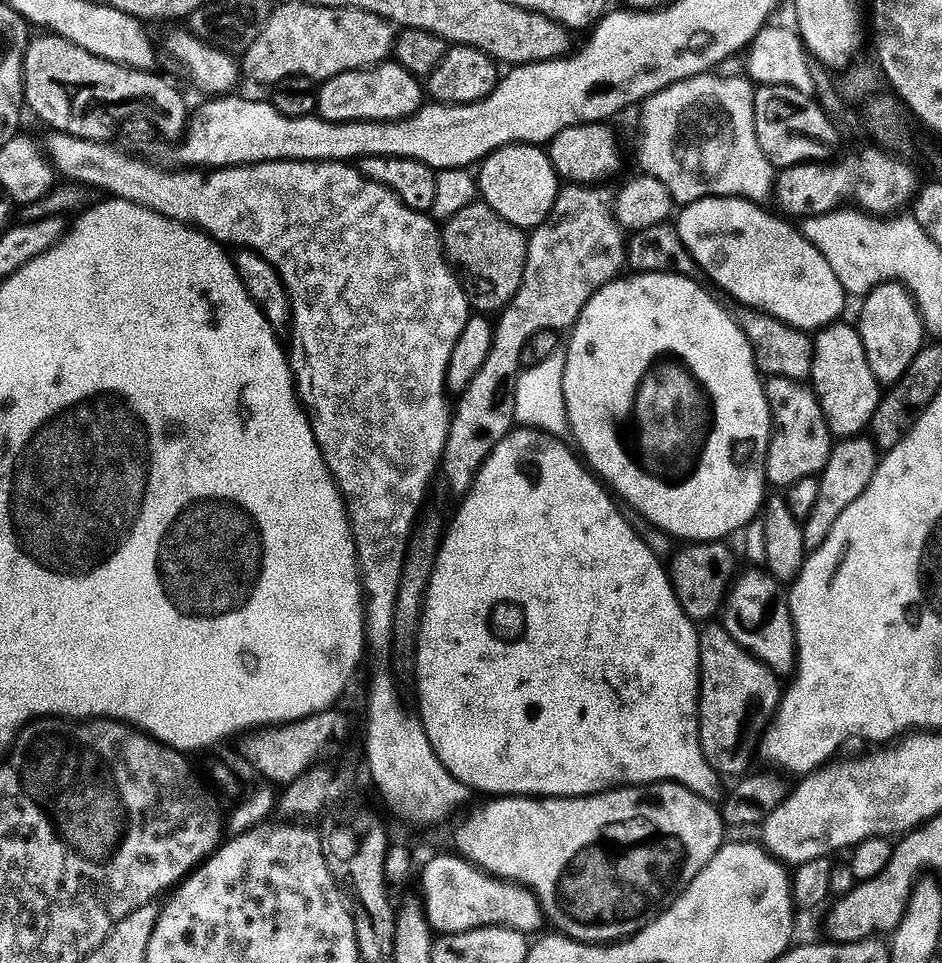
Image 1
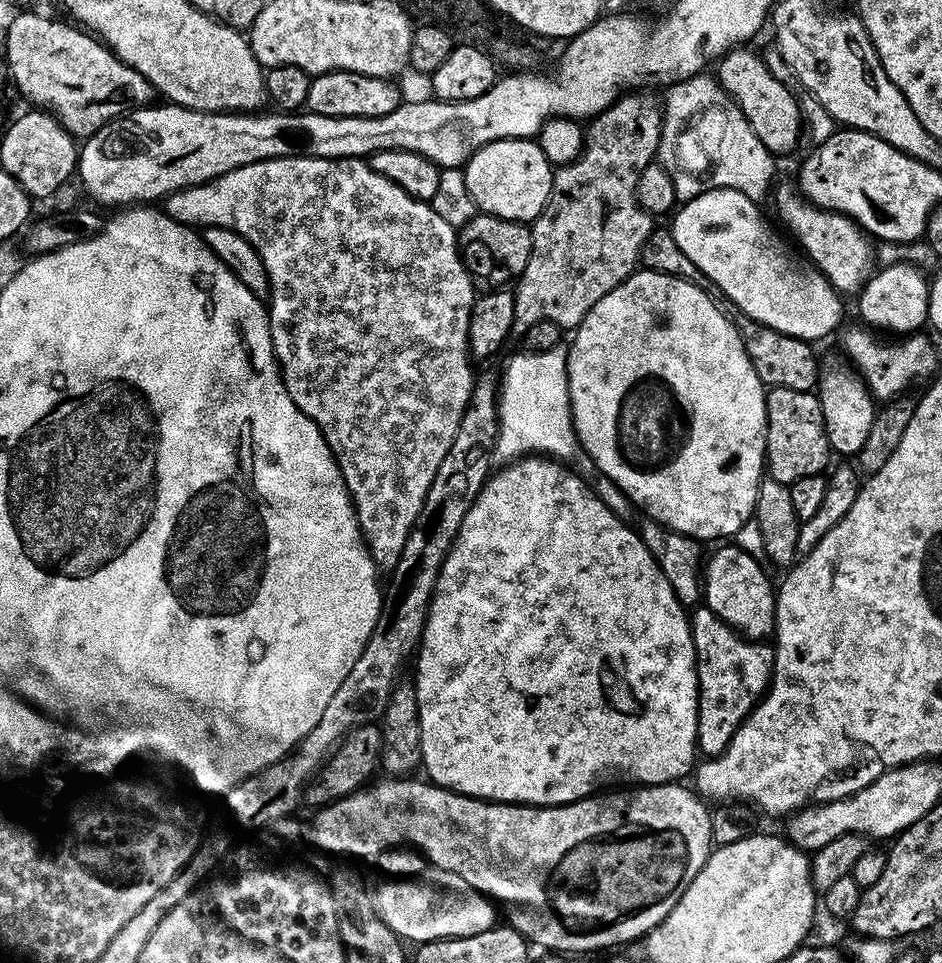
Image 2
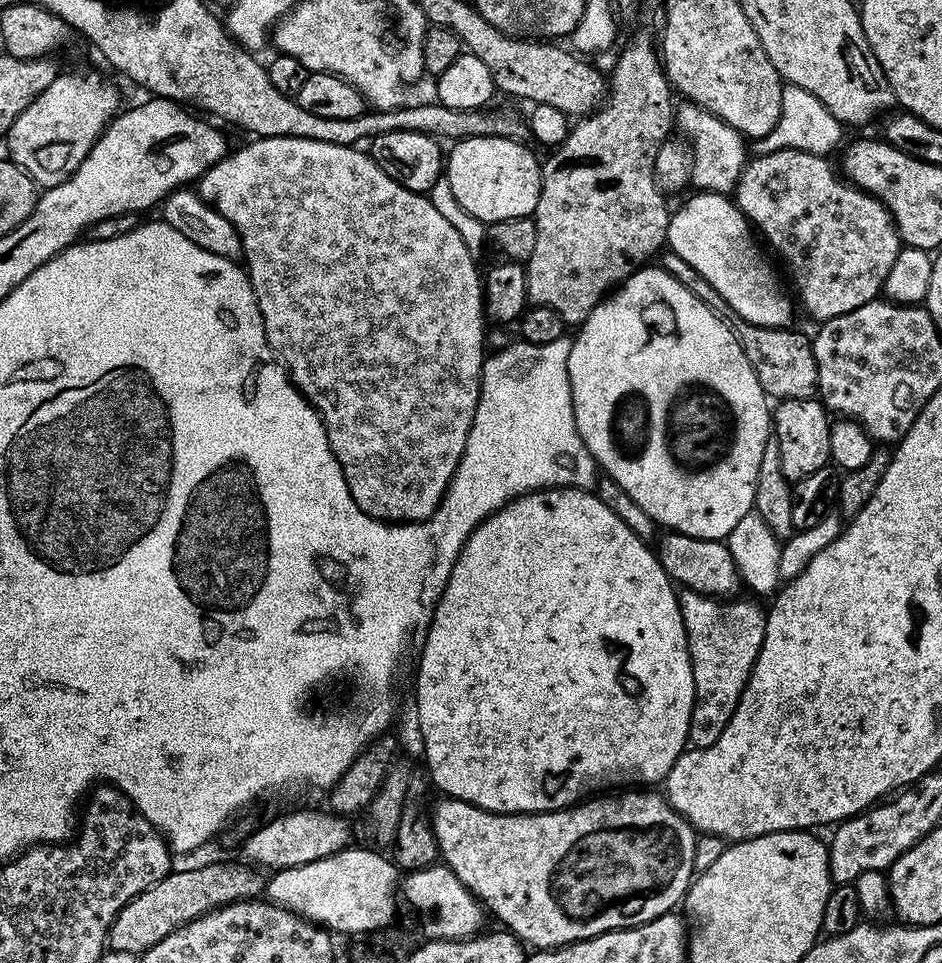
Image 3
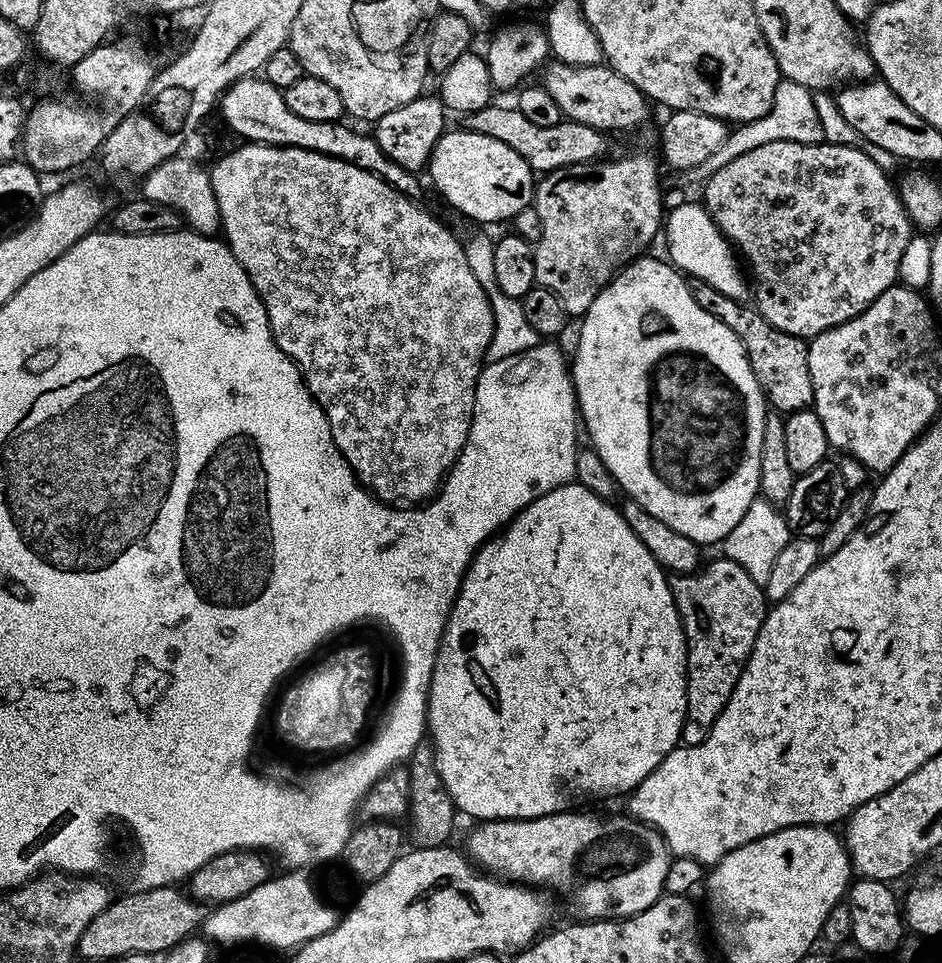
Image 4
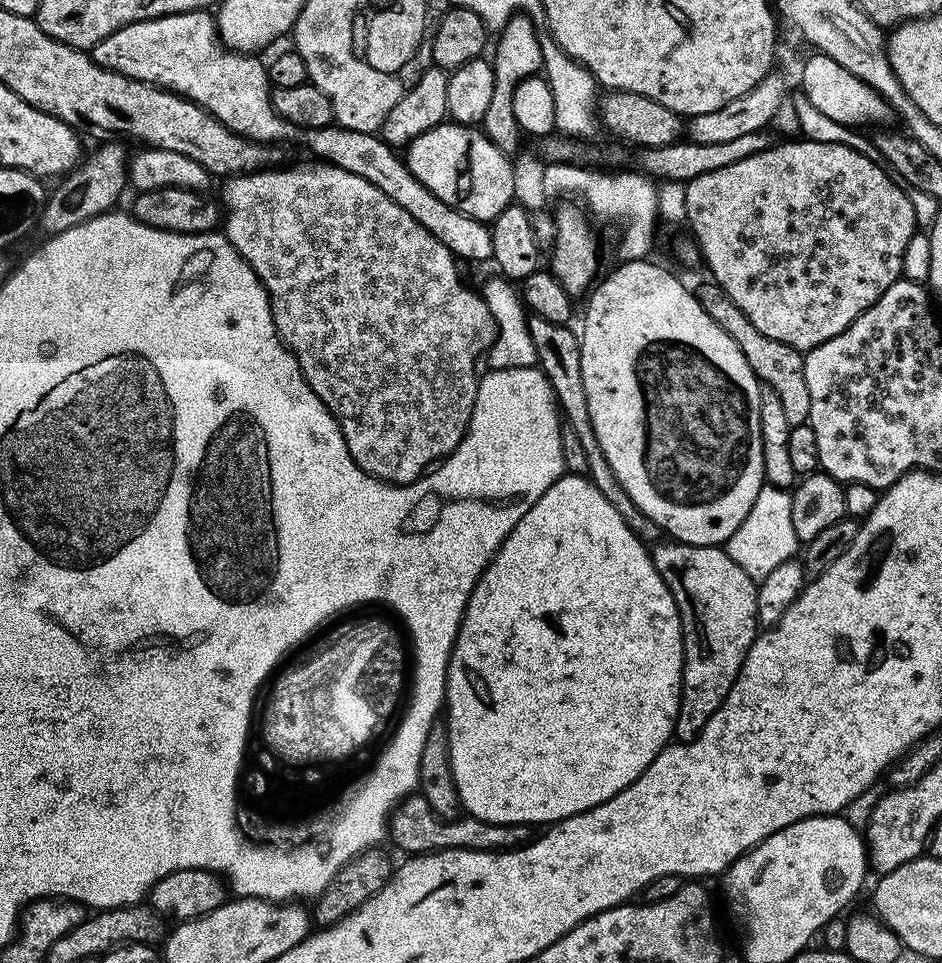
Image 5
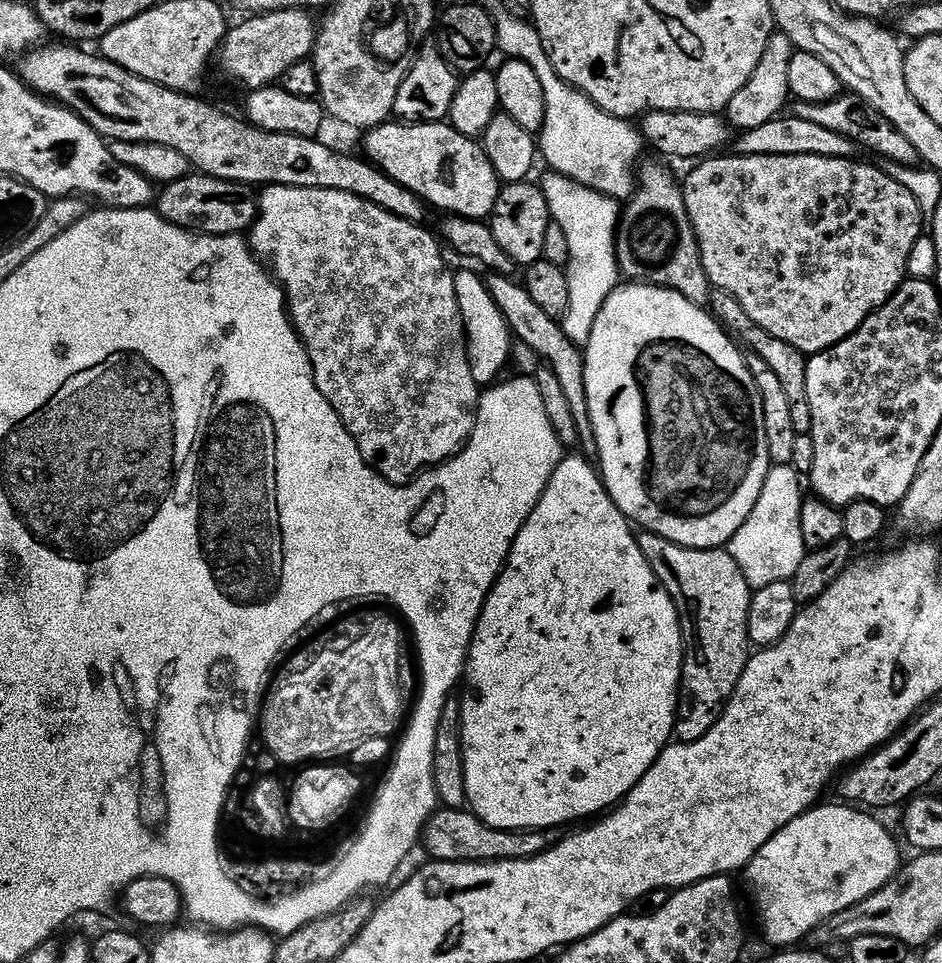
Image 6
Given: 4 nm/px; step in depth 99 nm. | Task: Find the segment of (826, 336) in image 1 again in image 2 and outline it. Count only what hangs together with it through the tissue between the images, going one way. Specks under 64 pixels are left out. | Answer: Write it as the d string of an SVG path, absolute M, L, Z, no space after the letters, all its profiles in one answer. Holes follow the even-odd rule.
M826 360L823 363L816 388L822 406L823 425L826 426L829 449L833 453L855 456L865 445L866 436L878 411L871 392L851 365L836 360Z

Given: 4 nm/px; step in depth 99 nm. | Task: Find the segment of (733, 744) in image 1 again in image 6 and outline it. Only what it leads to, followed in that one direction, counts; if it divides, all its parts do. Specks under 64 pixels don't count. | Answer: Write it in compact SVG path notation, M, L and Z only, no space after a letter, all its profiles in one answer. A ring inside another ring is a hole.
M645 531L637 535L636 541L642 550L642 558L650 562L650 570L654 570L658 582L662 582L662 586L670 594L680 619L684 661L680 667L680 691L676 698L676 717L672 731L679 743L694 742L702 738L702 734L706 734L710 726L714 726L748 661L750 641L746 630L746 610L750 610L753 589L748 587L746 578L742 578L738 562L734 562L734 558L730 558L723 547L691 548Z

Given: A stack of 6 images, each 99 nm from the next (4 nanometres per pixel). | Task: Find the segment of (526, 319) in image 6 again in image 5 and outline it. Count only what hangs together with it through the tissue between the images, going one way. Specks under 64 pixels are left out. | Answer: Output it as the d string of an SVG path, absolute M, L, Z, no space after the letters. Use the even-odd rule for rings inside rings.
M531 315L528 319L529 332L536 346L538 367L543 372L544 377L550 382L552 392L556 396L557 405L562 413L563 423L570 430L574 430L574 438L582 445L582 450L586 450L586 475L594 486L602 493L602 498L622 514L622 522L630 526L630 530L639 540L645 542L656 542L661 539L660 527L622 490L614 470L610 470L610 462L606 462L606 454L602 454L602 446L598 442L598 434L594 434L594 422L590 422L590 406L586 406L586 386L582 386L582 362L580 341L577 333L572 332L572 328L567 325L556 324Z

